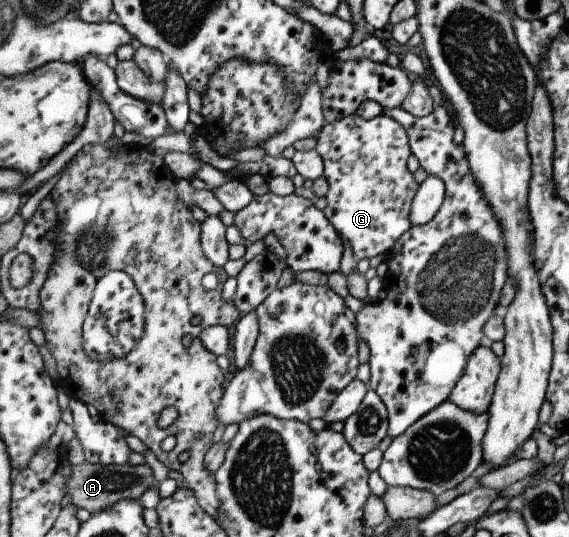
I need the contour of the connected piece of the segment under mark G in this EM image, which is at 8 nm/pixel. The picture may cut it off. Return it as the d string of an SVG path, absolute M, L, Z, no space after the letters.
M353 113L349 117L343 117L341 121L325 124L317 138L316 150L323 160L324 176L328 181L327 207L323 213L343 241L351 245L357 261L371 259L381 253L386 255L393 249L397 239L412 226L409 221L409 211L420 186L407 168L407 161L412 151L405 129L393 117L381 115L366 120Z

